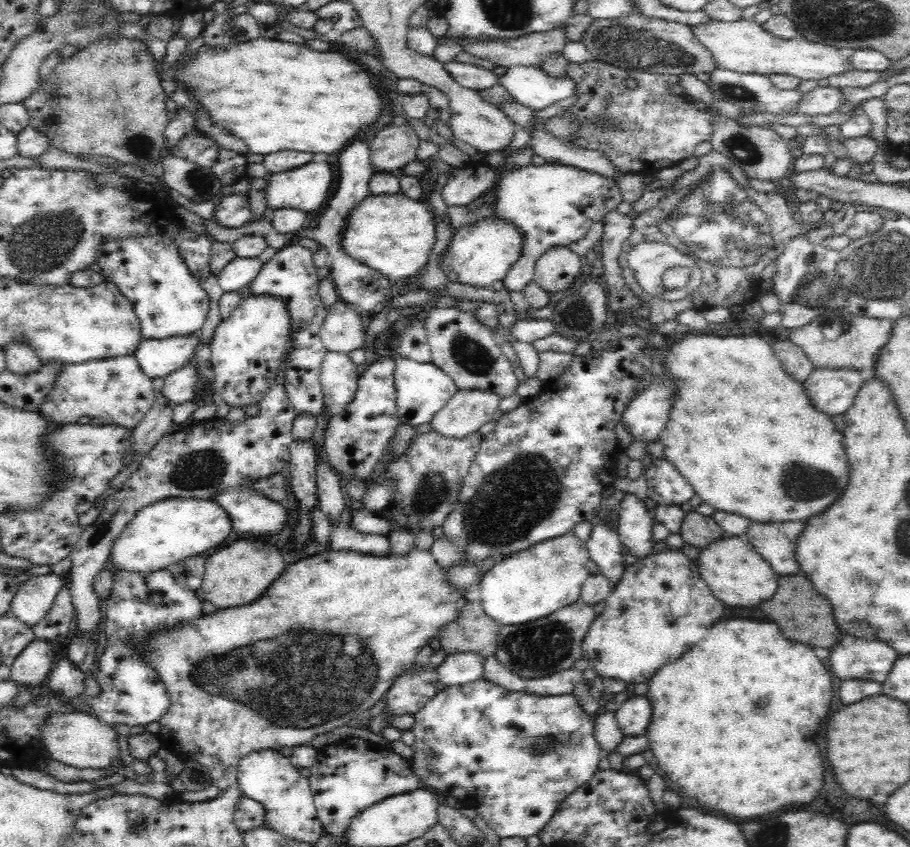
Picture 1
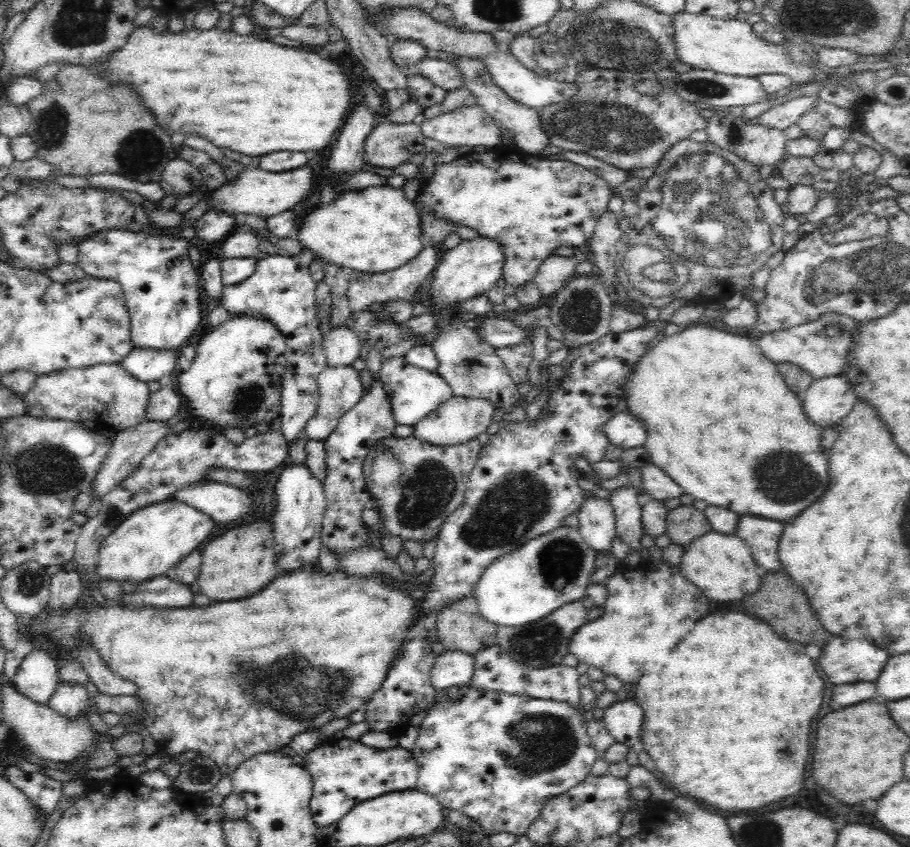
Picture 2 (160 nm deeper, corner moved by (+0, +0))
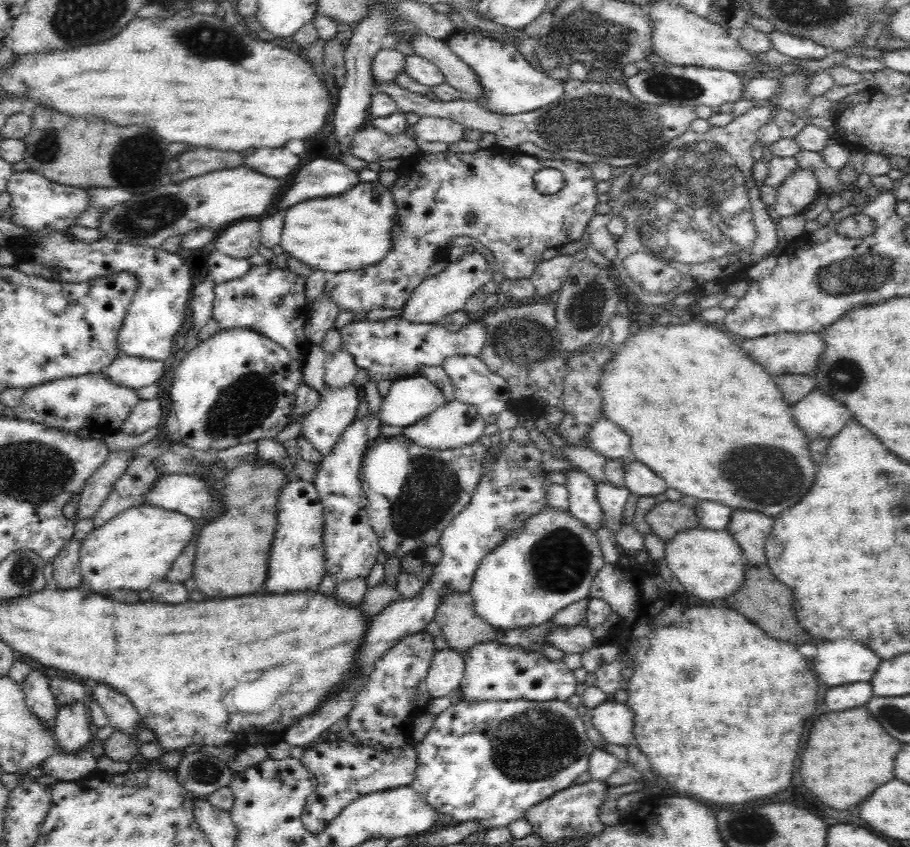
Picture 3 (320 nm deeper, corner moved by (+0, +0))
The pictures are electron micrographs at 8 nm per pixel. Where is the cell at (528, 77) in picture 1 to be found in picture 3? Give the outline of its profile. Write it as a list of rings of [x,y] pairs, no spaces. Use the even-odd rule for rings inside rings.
[[[457,31],[446,40],[451,52],[460,58],[474,73],[480,85],[478,105],[498,115],[517,115],[557,101],[565,93],[564,80],[549,77],[534,69],[518,47],[504,40],[477,37],[471,31]]]

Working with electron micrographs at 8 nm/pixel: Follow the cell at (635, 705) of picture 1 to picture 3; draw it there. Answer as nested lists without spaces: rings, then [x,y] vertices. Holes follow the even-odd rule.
[[[604,701],[592,709],[592,724],[606,743],[628,747],[632,738],[632,712],[626,703]]]

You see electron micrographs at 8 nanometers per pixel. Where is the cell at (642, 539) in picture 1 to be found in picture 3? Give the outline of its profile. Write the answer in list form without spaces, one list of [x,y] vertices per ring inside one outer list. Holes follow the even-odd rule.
[[[607,480],[596,482],[595,487],[602,520],[605,526],[616,533],[622,526],[622,510],[624,510],[628,496],[630,496],[630,491],[625,486],[617,488]]]

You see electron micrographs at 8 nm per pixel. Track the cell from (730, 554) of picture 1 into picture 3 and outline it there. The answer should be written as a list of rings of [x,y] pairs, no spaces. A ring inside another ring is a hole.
[[[700,526],[678,532],[672,539],[664,541],[662,559],[666,561],[672,576],[676,577],[678,582],[684,586],[686,594],[698,596],[698,598],[709,602],[724,598],[738,590],[744,584],[744,568],[748,565],[740,553],[740,545],[732,539],[732,536],[724,531],[707,530]]]

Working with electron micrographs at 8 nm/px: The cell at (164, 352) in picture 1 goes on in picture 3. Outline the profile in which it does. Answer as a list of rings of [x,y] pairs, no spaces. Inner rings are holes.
[[[128,355],[116,357],[112,364],[100,370],[100,375],[104,375],[108,381],[134,391],[158,382],[162,374],[163,361],[144,360]]]

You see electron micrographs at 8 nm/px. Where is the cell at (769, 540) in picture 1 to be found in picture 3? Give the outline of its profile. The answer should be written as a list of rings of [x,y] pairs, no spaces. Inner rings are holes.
[[[734,508],[724,532],[740,545],[740,553],[748,565],[763,566],[766,565],[764,540],[771,532],[772,524],[773,517]]]

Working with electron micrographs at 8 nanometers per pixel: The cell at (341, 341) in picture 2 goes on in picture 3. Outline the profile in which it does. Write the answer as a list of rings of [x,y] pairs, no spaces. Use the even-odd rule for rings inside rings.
[[[338,349],[334,354],[328,355],[325,360],[324,379],[325,387],[348,388],[354,382],[357,368],[352,356],[346,351]]]

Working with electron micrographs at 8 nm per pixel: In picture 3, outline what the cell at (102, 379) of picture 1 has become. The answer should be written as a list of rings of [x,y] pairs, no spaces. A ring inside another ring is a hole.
[[[92,373],[86,376],[68,377],[44,383],[25,391],[20,405],[13,408],[20,420],[48,425],[58,431],[76,433],[82,428],[117,431],[126,420],[132,406],[139,402],[134,390],[117,386],[104,375]]]

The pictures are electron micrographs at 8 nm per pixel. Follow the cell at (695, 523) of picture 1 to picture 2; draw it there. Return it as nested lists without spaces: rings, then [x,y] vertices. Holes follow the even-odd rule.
[[[692,504],[666,510],[664,528],[670,542],[682,547],[712,531],[708,519],[704,516],[704,511],[694,508]]]

